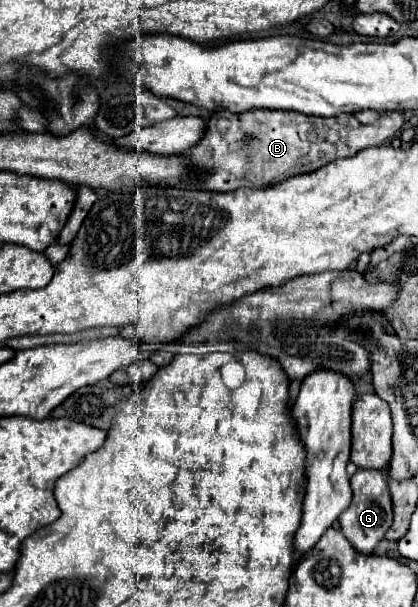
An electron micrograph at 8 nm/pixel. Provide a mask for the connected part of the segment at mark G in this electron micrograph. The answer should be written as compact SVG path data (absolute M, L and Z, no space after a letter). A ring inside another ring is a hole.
M358 469L352 475L350 485L352 485L354 497L352 497L350 507L340 515L340 529L358 553L370 555L376 549L376 545L384 539L384 533L392 525L392 501L390 501L388 477L382 471L374 471L374 469L362 471L362 469Z

